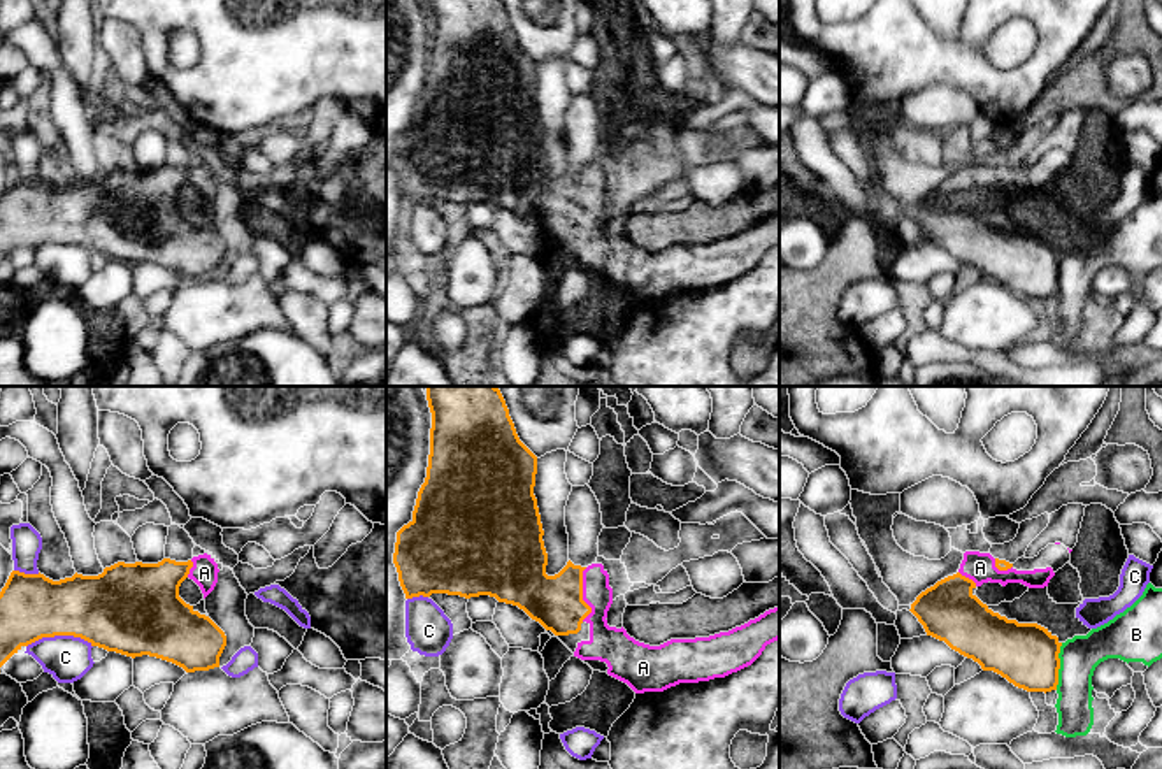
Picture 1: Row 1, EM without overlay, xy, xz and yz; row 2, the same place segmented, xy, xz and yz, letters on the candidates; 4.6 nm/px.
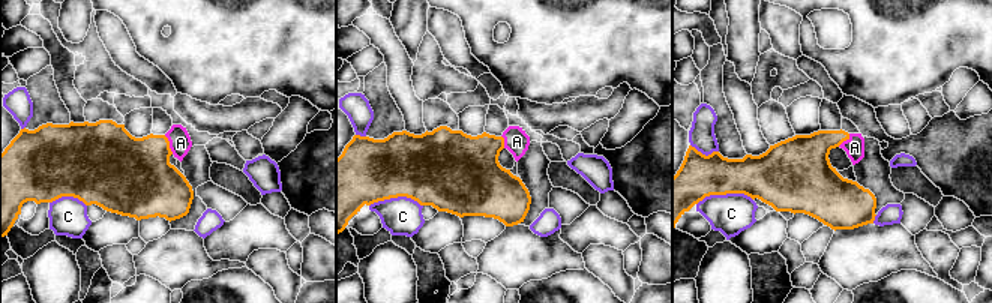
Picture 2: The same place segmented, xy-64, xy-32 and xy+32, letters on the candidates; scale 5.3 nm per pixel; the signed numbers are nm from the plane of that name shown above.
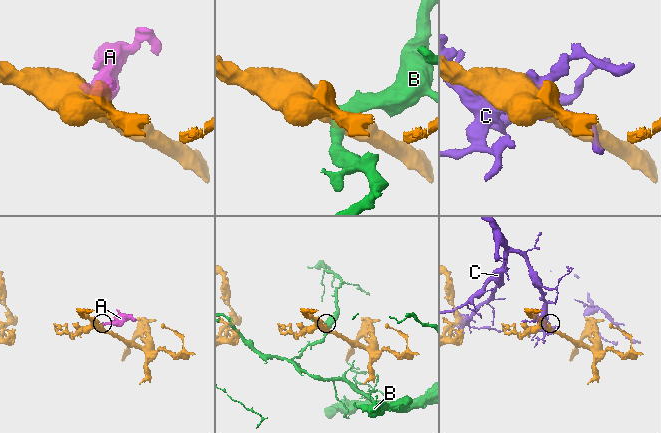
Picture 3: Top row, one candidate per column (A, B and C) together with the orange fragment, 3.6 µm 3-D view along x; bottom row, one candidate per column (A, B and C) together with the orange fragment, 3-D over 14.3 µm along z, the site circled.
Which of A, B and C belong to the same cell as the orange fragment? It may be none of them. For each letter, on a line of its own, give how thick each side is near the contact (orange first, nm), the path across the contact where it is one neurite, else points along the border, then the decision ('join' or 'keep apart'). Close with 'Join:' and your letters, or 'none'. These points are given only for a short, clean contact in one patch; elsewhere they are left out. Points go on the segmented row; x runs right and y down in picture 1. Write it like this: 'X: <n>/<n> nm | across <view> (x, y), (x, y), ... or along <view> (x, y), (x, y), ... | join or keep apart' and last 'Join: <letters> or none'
A: 240/150 nm | across xz (557, 603), (581, 594), (590, 603), (606, 641) | join
B: 280/180 nm | along yz (1062, 643), (1055, 689) | keep apart
C: 320/200 nm | keep apart
Join: A

